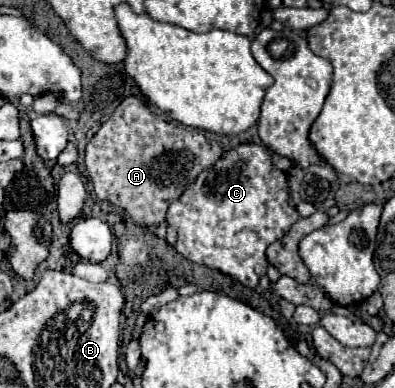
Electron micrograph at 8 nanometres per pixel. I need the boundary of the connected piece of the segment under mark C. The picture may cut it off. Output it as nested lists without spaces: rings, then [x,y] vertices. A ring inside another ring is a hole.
[[[243,143],[227,151],[215,165],[203,169],[195,183],[187,187],[187,191],[183,191],[183,195],[167,209],[167,223],[177,223],[179,237],[175,249],[185,259],[231,275],[233,279],[251,289],[257,287],[259,279],[267,273],[269,263],[265,257],[265,249],[275,239],[281,239],[297,219],[297,209],[289,205],[287,175],[273,165],[269,147],[255,143]]]

